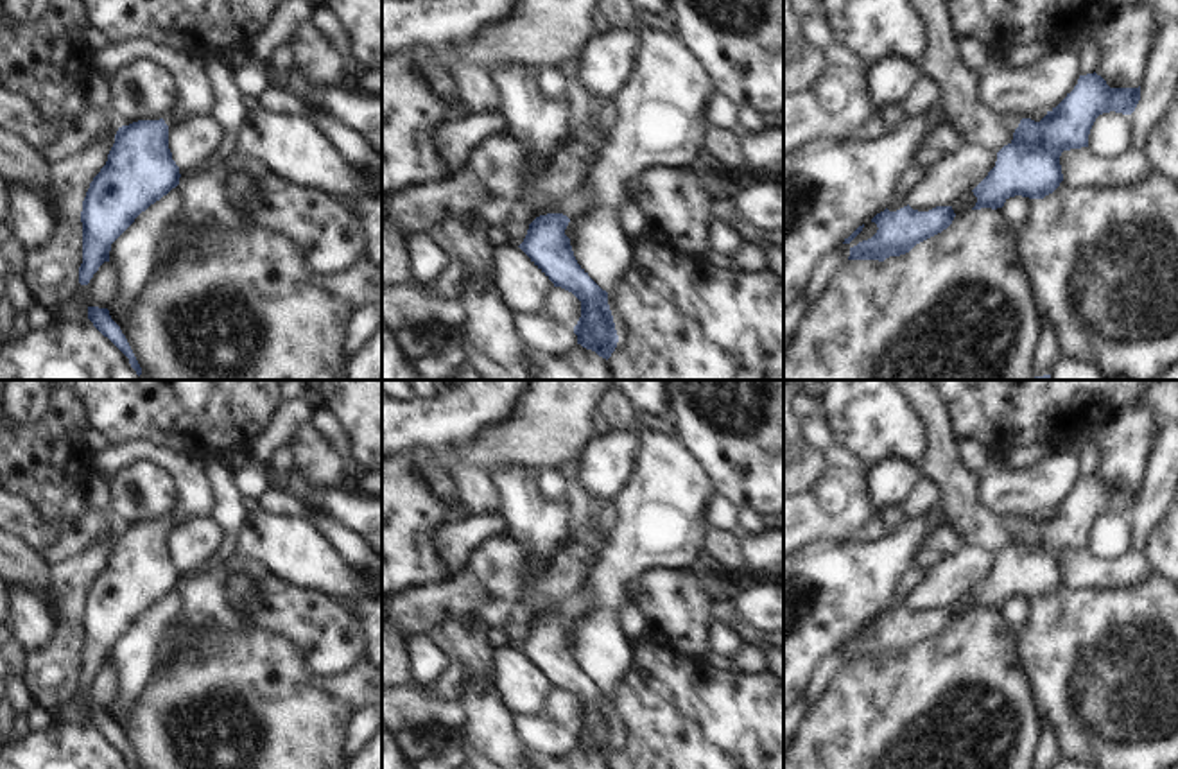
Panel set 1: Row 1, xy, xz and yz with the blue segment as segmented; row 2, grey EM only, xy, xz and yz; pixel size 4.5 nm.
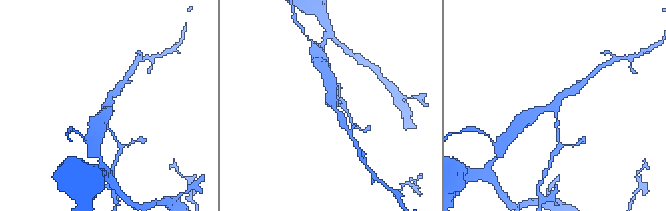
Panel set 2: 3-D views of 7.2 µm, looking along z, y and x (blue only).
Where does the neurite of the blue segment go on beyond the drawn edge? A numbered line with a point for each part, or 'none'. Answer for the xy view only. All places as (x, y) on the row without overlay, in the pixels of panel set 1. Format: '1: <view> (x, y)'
1: xy (194, 499)

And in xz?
1: xz (574, 608)

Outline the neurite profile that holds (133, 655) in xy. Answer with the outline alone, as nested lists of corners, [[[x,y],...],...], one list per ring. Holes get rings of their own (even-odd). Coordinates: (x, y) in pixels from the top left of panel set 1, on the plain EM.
[[[172,590],[142,613],[134,624],[111,645],[109,663],[117,672],[118,697],[109,712],[124,719],[138,699],[158,660],[158,645],[178,618],[183,601]]]

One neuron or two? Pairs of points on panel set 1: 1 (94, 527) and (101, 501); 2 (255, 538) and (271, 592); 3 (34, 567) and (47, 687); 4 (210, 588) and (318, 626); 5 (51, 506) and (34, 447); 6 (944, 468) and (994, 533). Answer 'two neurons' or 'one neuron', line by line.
1: two neurons
2: two neurons
3: two neurons
4: one neuron
5: one neuron
6: one neuron

